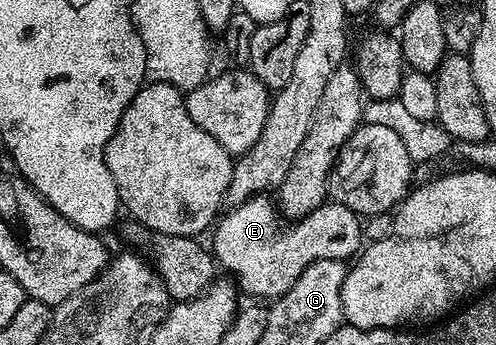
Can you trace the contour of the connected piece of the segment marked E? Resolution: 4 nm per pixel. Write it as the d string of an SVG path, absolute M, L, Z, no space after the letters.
M257 196L247 202L236 204L229 209L229 213L216 222L211 236L211 251L216 262L227 272L237 283L238 288L257 297L274 299L281 296L298 280L302 271L315 260L339 260L345 261L352 258L363 243L363 223L360 216L346 206L339 205L332 201L322 203L319 209L313 210L304 218L290 223L280 218L276 204L268 200L268 196Z

